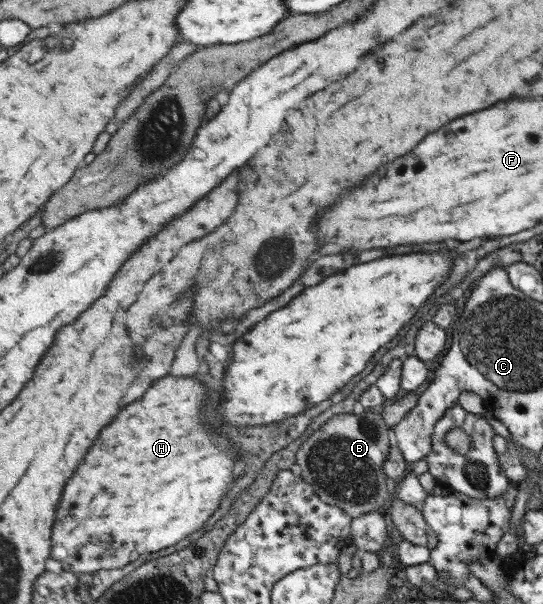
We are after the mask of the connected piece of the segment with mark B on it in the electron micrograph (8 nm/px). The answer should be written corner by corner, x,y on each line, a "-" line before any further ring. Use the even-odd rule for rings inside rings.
365,410
358,415
329,415
319,430
299,447
296,464
301,468
301,476
313,484
317,494
326,503
341,507
353,519
376,512
380,507
388,507
391,521
404,539
414,545
426,546
429,523
423,510
388,493
385,462
395,441
393,432
393,427
388,427
379,413

